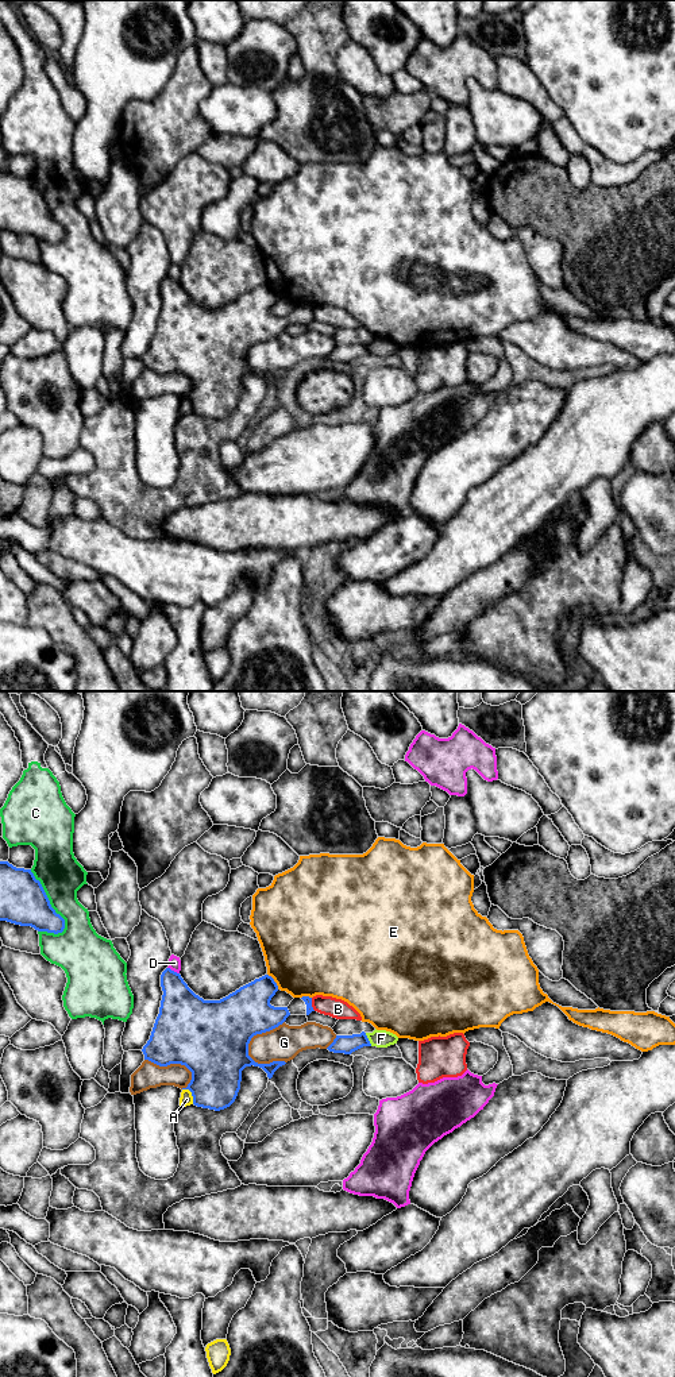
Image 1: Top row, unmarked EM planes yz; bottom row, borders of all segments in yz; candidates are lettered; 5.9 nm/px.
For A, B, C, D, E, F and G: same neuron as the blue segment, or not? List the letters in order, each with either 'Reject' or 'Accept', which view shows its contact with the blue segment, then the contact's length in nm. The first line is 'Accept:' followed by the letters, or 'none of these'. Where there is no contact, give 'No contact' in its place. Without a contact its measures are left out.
Accept: none of these
A: Reject. Touches blue in yz. Shared border 120 nm
B: Reject. Touches blue in yz. Shared border 80 nm
C: Reject. Touches blue in yz. Shared border 420 nm
D: Reject. Touches blue in yz. Shared border 80 nm
E: Reject. Touches blue in yz. Shared border 120 nm
F: Reject. Touches blue in yz. Shared border 90 nm
G: Reject. Touches blue in yz. Shared border 300 nm

